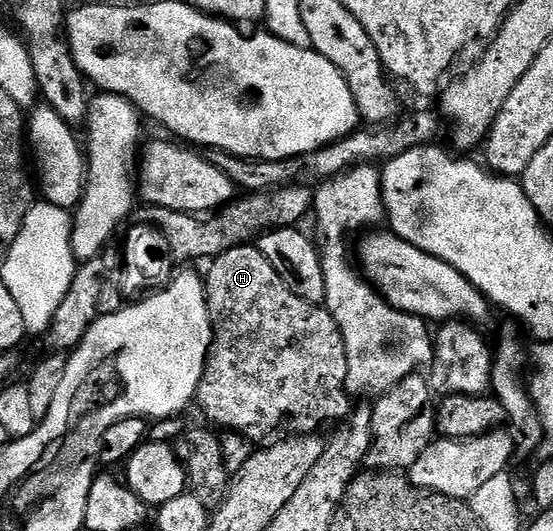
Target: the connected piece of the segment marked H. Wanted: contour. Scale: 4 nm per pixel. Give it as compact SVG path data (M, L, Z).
M257 245L230 248L214 257L210 265L204 271L204 282L214 339L206 354L196 396L197 406L202 406L206 414L205 422L235 431L251 441L269 440L269 435L285 423L294 433L314 433L325 423L341 424L352 410L352 399L346 389L348 353L344 349L344 337L325 306L296 297L280 281L280 273L268 265Z

